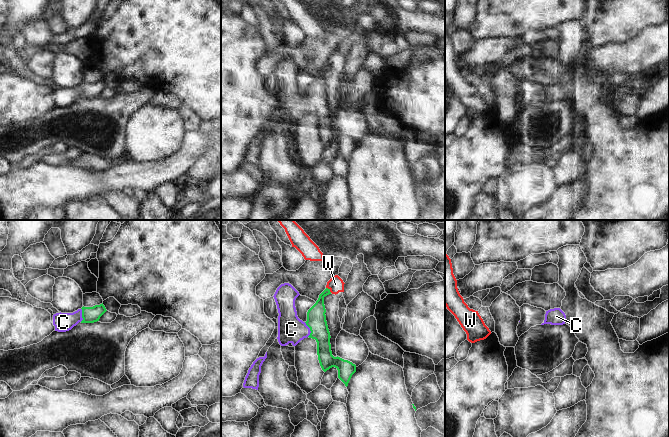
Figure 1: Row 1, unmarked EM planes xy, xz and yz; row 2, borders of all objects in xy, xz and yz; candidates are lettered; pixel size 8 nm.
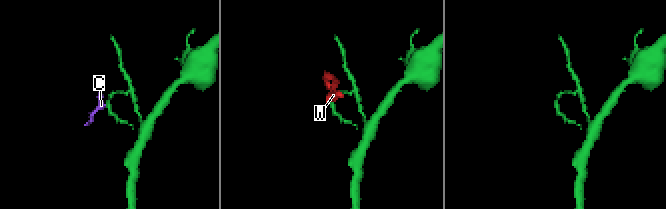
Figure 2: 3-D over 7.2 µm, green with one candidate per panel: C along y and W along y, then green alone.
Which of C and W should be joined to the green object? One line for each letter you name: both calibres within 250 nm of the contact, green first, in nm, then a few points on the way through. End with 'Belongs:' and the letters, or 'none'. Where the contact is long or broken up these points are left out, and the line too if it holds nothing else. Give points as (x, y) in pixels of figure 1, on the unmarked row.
C: 160/220 nm | across xz (316, 95), (316, 99), (310, 105), (291, 105)
Belongs: C

